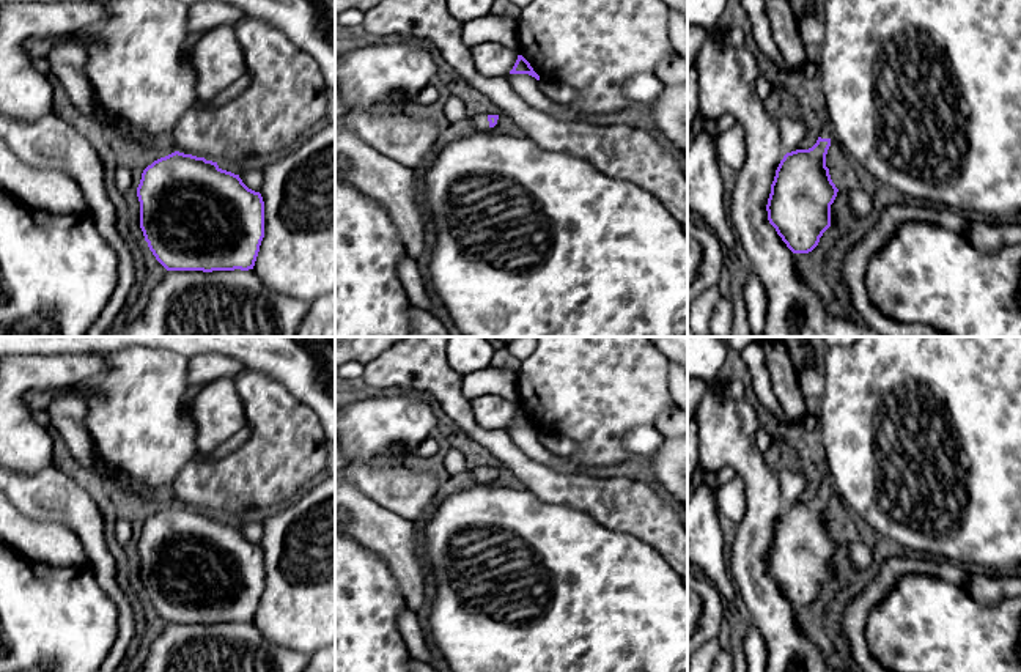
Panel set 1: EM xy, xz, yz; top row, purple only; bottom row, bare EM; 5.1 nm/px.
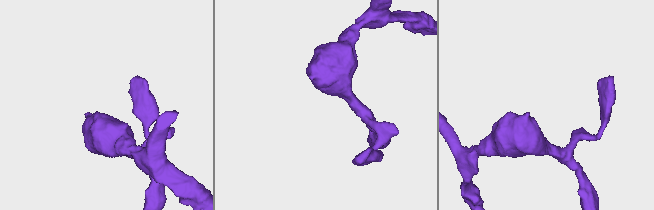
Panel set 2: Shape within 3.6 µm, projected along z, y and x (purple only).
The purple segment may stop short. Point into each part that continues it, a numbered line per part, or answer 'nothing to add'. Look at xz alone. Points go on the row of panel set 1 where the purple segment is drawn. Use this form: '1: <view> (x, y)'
1: xz (480, 123)

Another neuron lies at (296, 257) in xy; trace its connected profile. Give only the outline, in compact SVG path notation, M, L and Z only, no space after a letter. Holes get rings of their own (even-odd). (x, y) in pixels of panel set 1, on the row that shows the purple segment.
M335 123L302 138L263 170L264 238L253 266L261 283L305 302L335 291Z

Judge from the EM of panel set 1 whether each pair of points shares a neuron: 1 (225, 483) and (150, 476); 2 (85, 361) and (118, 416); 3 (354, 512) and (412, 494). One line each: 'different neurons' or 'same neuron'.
1: different neurons
2: different neurons
3: same neuron

